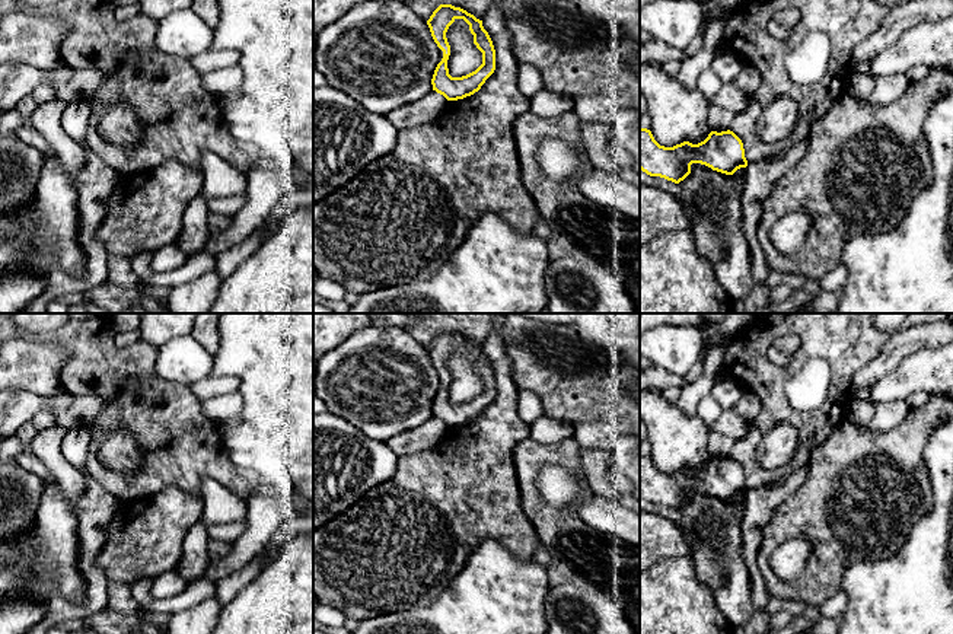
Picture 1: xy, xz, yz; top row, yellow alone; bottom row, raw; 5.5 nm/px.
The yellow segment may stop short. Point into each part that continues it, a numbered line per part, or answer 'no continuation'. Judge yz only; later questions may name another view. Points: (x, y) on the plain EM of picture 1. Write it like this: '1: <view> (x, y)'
no continuation

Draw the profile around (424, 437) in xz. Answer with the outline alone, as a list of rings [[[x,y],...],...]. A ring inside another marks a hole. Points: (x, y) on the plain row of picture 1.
[[[436,417],[418,427],[391,437],[386,443],[398,456],[412,456],[434,449],[449,427]]]

